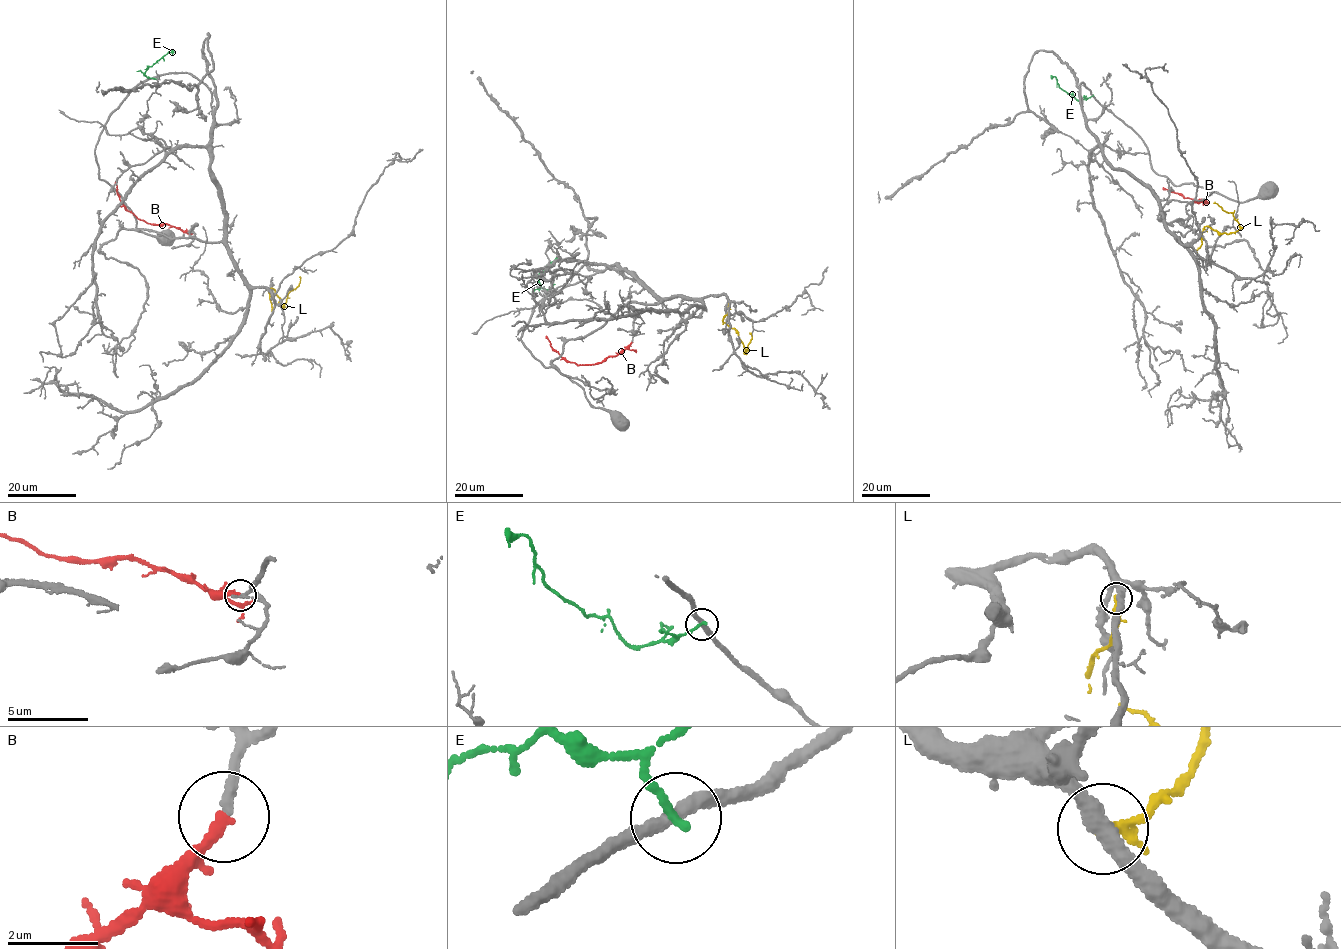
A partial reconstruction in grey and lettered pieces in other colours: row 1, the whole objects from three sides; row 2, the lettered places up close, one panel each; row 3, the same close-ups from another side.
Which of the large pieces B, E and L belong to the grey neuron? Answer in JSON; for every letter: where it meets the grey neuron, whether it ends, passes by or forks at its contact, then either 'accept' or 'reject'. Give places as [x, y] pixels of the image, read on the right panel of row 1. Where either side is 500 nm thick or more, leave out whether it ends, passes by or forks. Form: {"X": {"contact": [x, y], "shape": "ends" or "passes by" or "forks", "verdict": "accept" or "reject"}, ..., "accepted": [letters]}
{"B": {"contact": [1194, 202], "shape": "ends", "verdict": "accept"}, "E": {"contact": [1092, 95], "shape": "ends", "verdict": "reject"}, "L": {"contact": [1194, 250], "shape": "ends", "verdict": "reject"}, "accepted": ["B"]}

